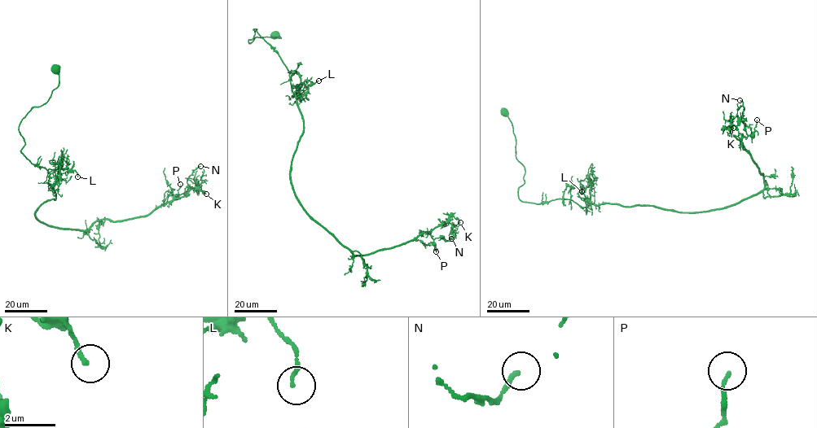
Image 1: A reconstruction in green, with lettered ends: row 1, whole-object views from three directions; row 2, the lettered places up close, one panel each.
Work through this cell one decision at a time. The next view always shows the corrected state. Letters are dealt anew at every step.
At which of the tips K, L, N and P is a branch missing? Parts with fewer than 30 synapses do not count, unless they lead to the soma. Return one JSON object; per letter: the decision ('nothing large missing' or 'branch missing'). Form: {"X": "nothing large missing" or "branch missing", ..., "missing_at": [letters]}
{"K": "nothing large missing", "L": "nothing large missing", "N": "nothing large missing", "P": "nothing large missing", "missing_at": []}

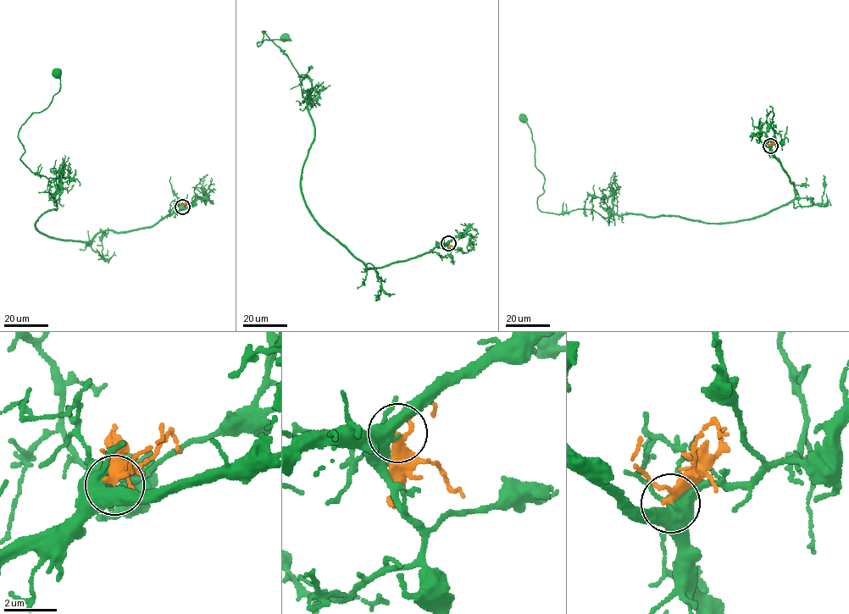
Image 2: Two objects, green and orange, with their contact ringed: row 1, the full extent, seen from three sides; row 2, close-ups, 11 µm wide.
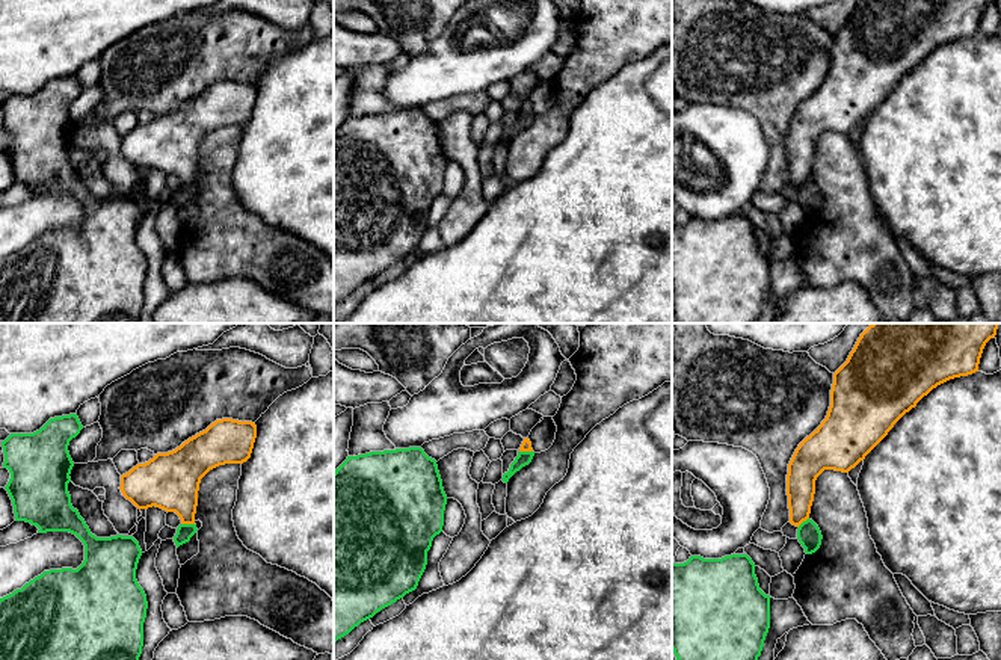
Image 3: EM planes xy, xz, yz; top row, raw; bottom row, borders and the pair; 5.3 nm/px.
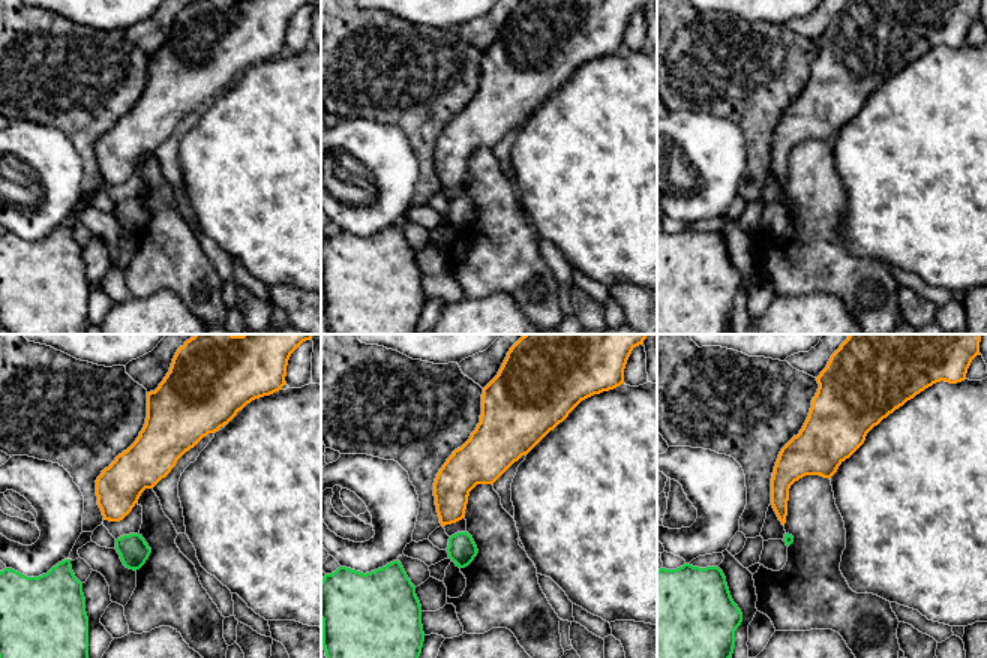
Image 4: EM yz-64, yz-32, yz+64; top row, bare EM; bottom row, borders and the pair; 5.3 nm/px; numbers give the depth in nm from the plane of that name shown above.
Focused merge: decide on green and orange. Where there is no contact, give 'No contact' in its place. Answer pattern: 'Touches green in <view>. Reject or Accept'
Touches green in xy. Reject

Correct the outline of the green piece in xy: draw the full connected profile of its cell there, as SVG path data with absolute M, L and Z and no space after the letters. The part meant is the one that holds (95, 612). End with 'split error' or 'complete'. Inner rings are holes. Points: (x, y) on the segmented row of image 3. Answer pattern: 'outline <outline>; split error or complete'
outline M77 414L50 418L33 433L11 433L2 441L5 462L11 479L8 491L15 521L36 526L38 533L69 532L85 545L85 560L77 568L44 571L21 589L0 598L0 660L139 660L143 646L143 622L146 618L146 595L136 580L142 550L133 536L97 538L91 533L79 510L71 504L68 483L74 462L68 446L83 429Z; complete

